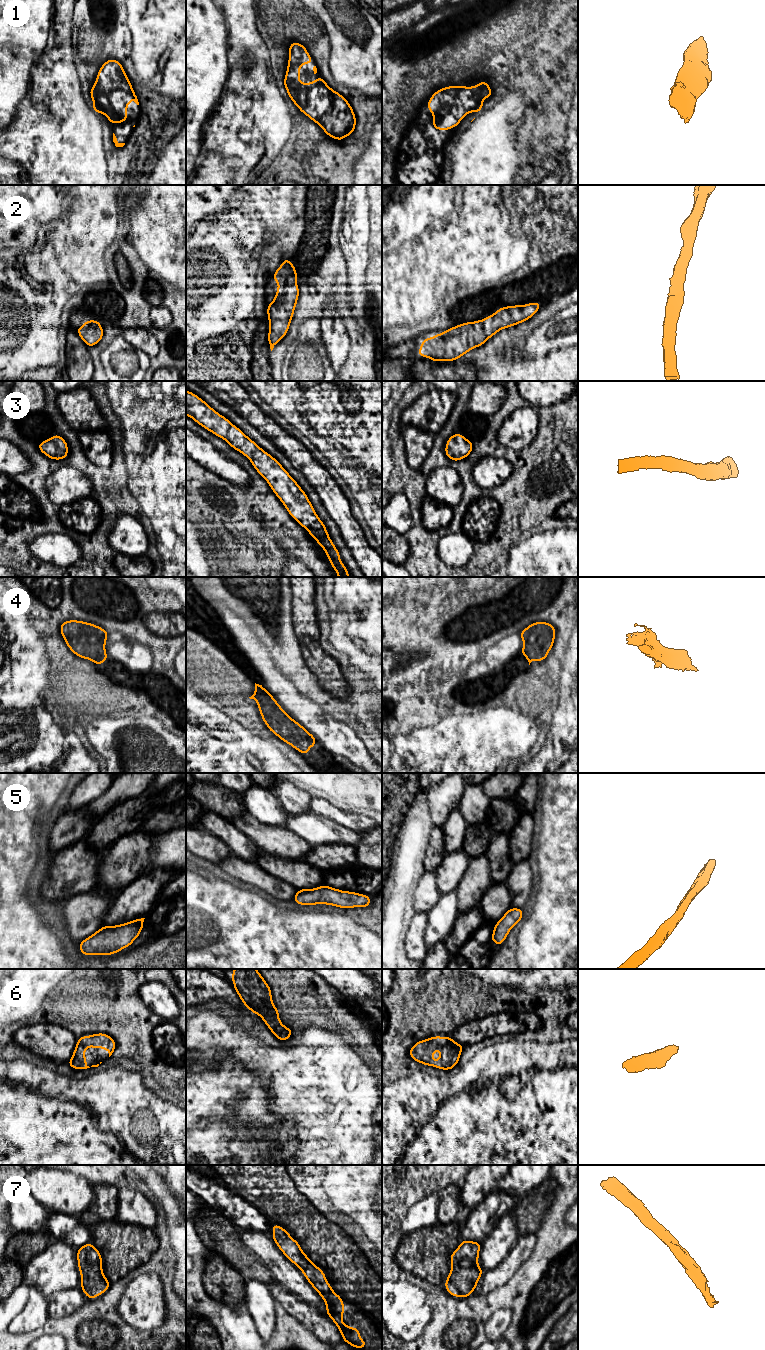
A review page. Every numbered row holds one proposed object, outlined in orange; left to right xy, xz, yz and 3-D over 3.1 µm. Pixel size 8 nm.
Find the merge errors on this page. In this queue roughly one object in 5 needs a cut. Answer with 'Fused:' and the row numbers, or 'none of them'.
Fused: none of them

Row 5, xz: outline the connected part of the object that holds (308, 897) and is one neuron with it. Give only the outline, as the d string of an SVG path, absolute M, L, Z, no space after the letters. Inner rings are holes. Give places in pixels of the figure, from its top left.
M327 885L313 889L299 889L294 895L293 901L301 906L326 904L339 908L366 908L371 904L371 898L368 895L352 891L344 892L340 889L335 889Z

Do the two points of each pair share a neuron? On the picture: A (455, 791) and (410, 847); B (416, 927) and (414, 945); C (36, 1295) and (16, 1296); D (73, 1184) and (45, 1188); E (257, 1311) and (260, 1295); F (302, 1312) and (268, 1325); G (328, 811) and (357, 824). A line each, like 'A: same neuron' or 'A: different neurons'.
A: different neurons
B: same neuron
C: different neurons
D: same neuron
E: same neuron
F: different neurons
G: same neuron

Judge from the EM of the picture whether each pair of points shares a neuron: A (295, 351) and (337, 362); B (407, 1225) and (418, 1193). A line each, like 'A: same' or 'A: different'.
A: different
B: different

